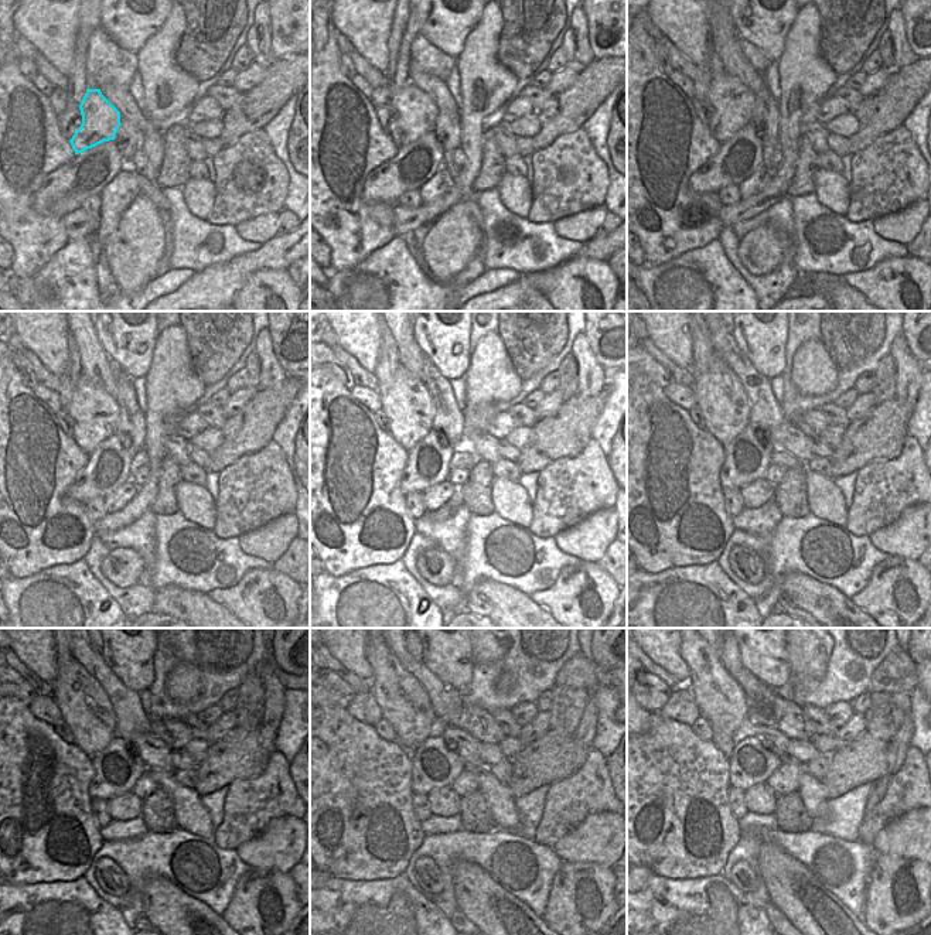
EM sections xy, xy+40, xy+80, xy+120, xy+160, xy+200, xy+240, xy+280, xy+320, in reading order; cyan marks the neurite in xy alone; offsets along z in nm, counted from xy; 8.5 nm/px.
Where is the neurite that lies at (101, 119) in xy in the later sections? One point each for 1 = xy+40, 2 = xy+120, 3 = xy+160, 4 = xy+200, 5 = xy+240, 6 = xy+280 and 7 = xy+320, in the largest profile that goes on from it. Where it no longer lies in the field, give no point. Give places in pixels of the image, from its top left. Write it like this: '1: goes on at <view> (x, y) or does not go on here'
1: goes on at xy+40 (416, 113)
2: goes on at xy+120 (94, 412)
3: goes on at xy+160 (406, 402)
4: goes on at xy+200 (720, 396)
5: goes on at xy+240 (85, 707)
6: goes on at xy+280 (403, 702)
7: goes on at xy+320 (720, 700)

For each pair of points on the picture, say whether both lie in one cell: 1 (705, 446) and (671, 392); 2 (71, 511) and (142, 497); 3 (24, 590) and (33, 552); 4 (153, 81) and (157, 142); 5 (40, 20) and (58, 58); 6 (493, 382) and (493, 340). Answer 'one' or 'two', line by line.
1: two
2: two
3: two
4: one
5: one
6: one

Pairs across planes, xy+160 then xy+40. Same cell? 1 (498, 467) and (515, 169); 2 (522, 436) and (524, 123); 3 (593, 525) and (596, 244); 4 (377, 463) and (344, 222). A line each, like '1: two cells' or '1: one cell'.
1: one cell
2: one cell
3: two cells
4: one cell

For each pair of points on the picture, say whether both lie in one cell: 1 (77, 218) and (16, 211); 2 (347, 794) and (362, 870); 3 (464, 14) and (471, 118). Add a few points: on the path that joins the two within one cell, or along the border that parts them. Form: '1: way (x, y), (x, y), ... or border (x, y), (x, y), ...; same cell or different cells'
1: border (62, 219), (68, 241); different cells
2: way (348, 812), (348, 819), (362, 836), (362, 852); same cell
3: border (481, 14), (467, 36), (464, 48), (456, 58); different cells

